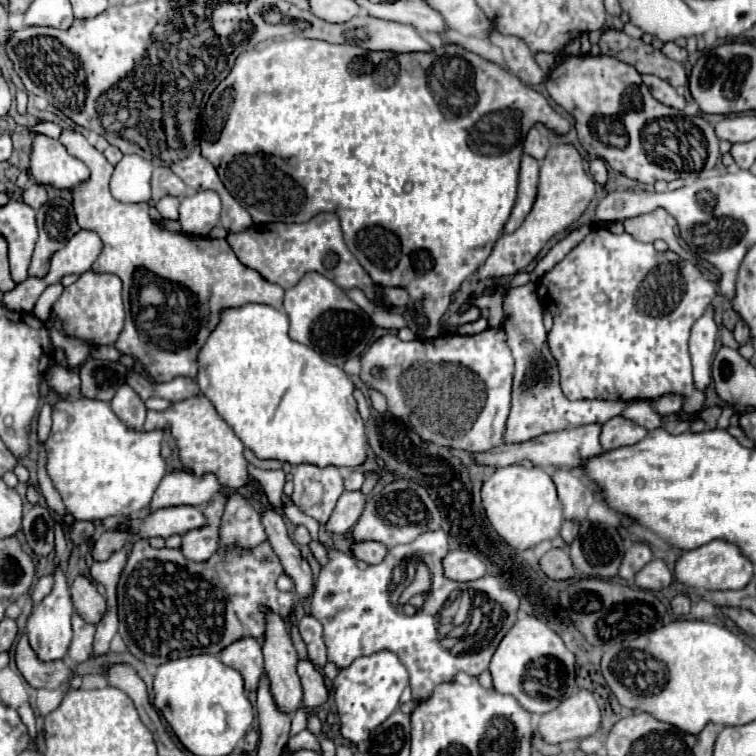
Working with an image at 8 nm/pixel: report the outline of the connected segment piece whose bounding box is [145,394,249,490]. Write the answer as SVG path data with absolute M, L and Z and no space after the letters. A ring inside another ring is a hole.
M203 394L175 402L165 412L149 410L145 428L169 428L171 430L185 470L197 476L203 476L205 472L213 472L217 474L221 484L231 490L237 490L239 486L249 482L247 460L243 458L243 442L235 436L235 432L227 426L227 422L217 414L215 406Z

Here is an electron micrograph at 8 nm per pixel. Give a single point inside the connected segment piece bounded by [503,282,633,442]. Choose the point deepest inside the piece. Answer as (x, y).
(538, 406)

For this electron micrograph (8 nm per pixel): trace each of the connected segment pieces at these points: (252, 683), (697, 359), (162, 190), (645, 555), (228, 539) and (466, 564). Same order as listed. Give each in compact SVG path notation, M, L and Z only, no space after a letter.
M237 640L229 648L225 648L219 658L223 664L235 668L243 676L247 692L255 692L259 688L259 680L263 674L263 646L259 640Z
M709 306L705 316L701 316L689 338L689 354L693 362L693 380L697 390L705 390L711 382L711 360L717 348L717 324L713 322L713 308Z
M155 168L151 176L151 188L153 188L153 200L161 200L163 196L177 196L183 198L187 196L189 188L187 184L173 174L169 168Z
M633 544L627 552L625 552L625 560L621 562L621 572L619 576L623 580L633 580L635 574L653 560L653 554L649 550L647 544Z
M231 492L221 518L221 546L237 544L243 548L253 548L263 540L267 540L267 536L259 520L259 512L243 494Z
M451 550L443 558L443 572L449 580L455 582L471 582L485 576L485 564L477 560L471 552L465 550Z

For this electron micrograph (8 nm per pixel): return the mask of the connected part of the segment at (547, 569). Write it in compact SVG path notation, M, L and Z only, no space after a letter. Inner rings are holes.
M553 548L541 558L541 568L551 580L569 580L575 576L575 568L565 550Z

